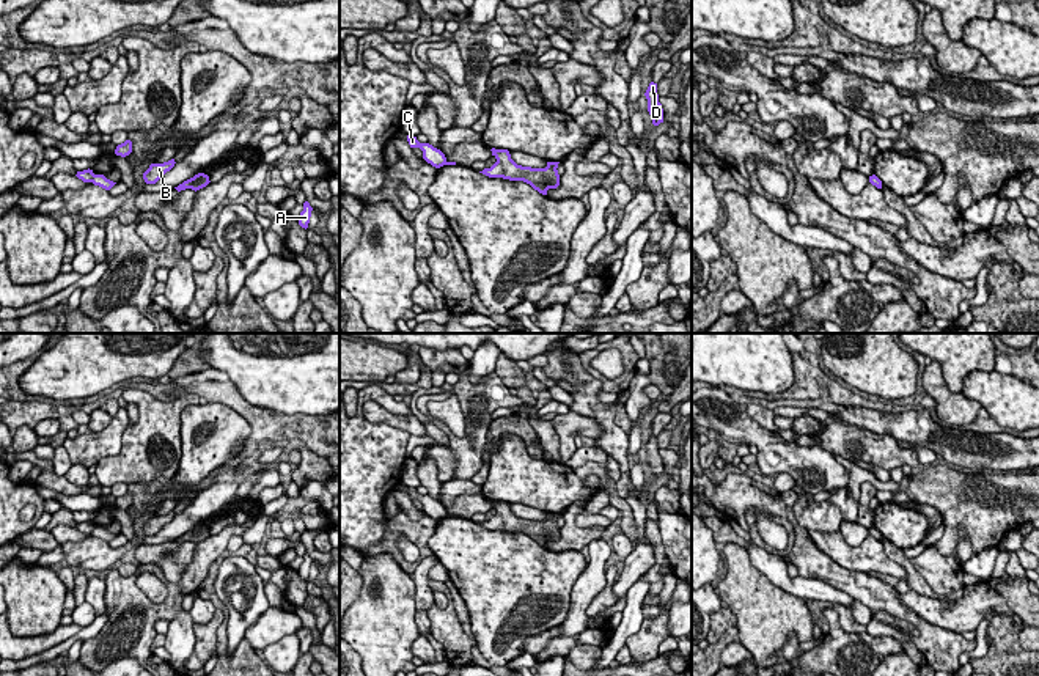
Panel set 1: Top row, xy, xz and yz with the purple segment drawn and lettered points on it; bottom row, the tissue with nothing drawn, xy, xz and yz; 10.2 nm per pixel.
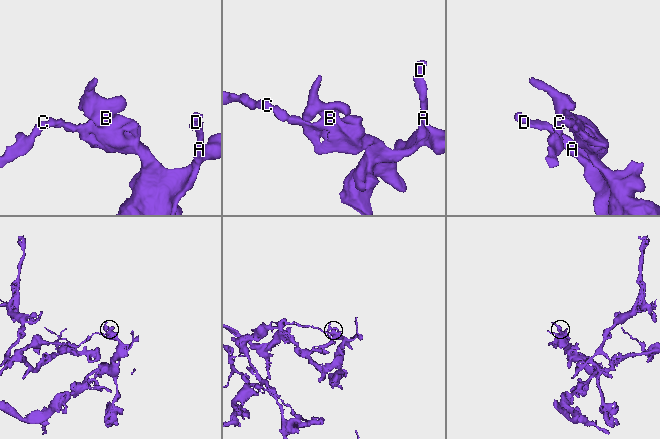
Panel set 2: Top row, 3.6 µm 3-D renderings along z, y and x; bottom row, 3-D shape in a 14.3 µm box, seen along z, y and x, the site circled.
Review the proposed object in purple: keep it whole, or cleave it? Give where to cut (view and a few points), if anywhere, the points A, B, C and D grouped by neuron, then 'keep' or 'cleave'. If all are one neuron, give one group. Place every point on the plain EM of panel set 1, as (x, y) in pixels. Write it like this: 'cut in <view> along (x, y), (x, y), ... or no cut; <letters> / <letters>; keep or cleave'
cut in xy along (95, 527), (90, 533); A B D / C; cleave

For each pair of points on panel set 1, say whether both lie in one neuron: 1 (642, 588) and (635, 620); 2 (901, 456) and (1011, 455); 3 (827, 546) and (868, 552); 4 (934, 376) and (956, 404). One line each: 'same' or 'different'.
1: same
2: different
3: same
4: same

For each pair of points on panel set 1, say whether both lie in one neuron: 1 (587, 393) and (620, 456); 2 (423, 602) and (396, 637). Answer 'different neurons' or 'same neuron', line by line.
1: same neuron
2: different neurons

